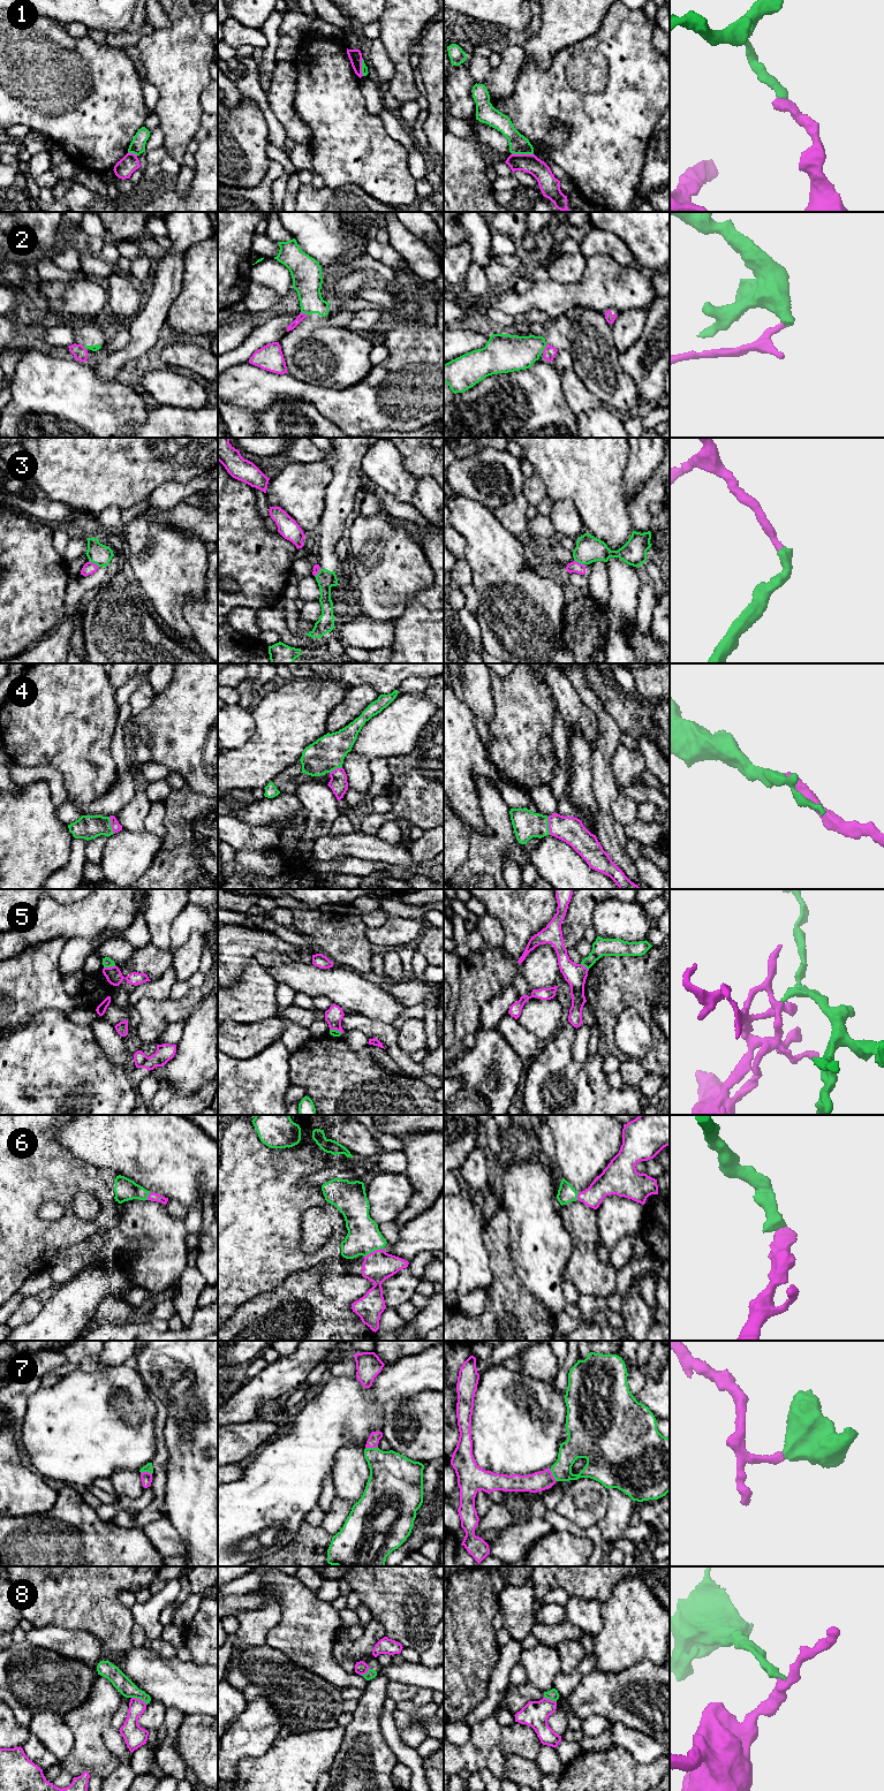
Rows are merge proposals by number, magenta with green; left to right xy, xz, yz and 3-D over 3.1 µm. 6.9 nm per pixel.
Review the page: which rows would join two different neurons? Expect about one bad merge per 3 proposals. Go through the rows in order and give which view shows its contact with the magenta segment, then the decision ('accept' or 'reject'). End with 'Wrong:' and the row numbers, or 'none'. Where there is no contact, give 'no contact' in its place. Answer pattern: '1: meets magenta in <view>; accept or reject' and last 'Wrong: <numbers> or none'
1: meets magenta in yz; reject
2: meets magenta in yz; reject
3: meets magenta in yz; reject
4: meets magenta in yz; accept
5: meets magenta in xy; reject
6: meets magenta in xz; accept
7: meets magenta in xz; accept
8: meets magenta in xy; reject
Wrong: 1, 2, 3, 5, 8

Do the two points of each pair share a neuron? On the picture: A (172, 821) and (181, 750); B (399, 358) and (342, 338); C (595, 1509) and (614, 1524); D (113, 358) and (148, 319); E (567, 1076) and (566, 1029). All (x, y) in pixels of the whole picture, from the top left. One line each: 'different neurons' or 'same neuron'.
A: different neurons
B: different neurons
C: different neurons
D: same neuron
E: same neuron

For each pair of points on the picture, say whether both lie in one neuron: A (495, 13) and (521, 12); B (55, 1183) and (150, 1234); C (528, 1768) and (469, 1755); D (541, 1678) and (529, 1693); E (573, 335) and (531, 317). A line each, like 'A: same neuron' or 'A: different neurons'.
A: same neuron
B: different neurons
C: different neurons
D: different neurons
E: different neurons

